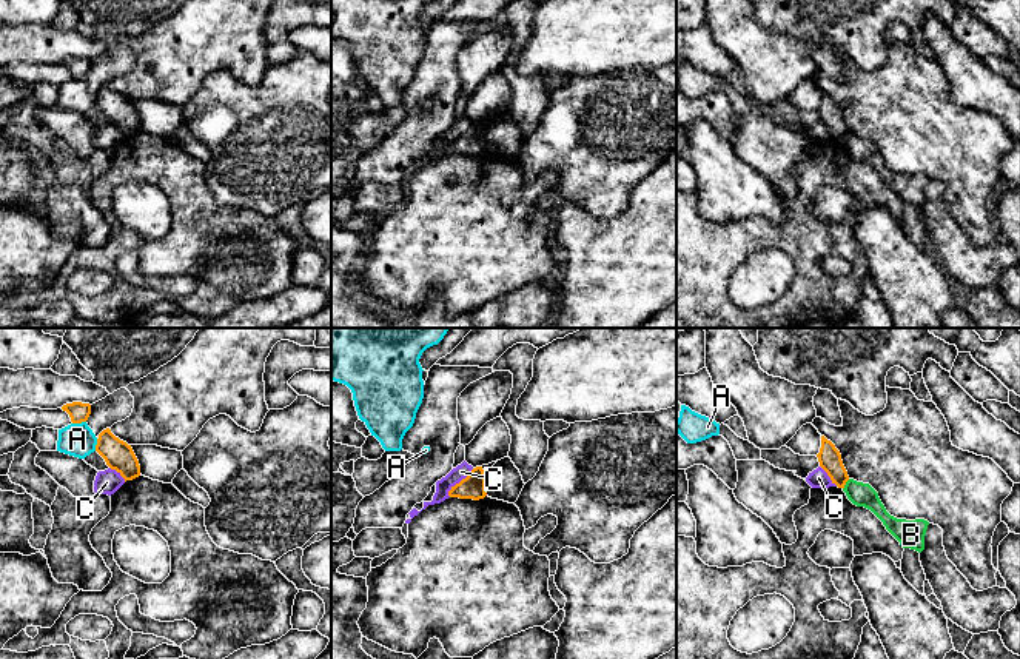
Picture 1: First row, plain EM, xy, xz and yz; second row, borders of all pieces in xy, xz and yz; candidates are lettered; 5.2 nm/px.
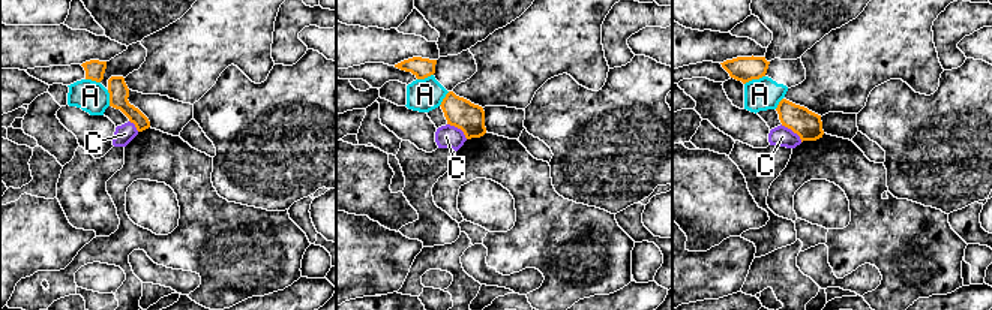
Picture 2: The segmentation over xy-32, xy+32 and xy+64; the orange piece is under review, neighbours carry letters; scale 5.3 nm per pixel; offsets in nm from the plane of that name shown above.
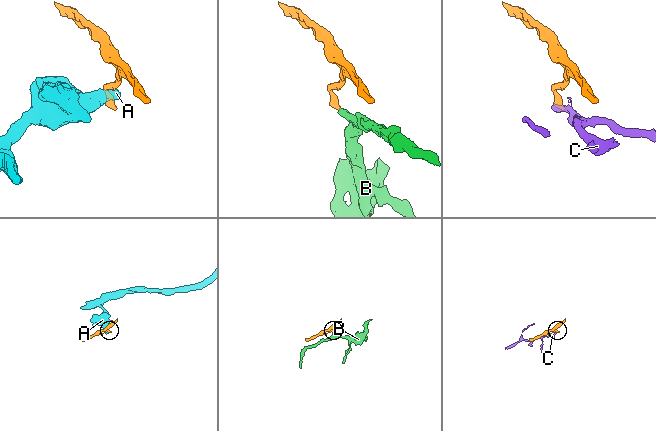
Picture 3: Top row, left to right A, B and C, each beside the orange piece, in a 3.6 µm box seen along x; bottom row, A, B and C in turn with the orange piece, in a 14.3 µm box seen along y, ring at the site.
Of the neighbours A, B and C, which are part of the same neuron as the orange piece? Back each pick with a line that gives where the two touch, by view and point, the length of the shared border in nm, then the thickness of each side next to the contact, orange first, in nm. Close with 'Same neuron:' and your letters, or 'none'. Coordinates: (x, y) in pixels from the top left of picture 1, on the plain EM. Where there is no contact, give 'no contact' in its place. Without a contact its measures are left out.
Same neuron: none

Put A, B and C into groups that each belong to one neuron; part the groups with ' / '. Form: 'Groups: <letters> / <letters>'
Groups: A / B / C

